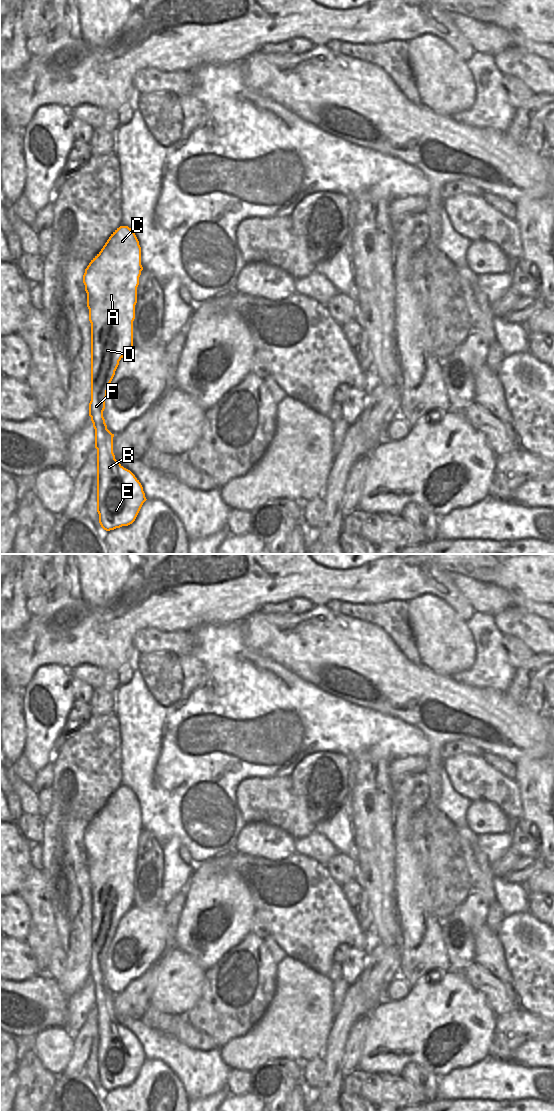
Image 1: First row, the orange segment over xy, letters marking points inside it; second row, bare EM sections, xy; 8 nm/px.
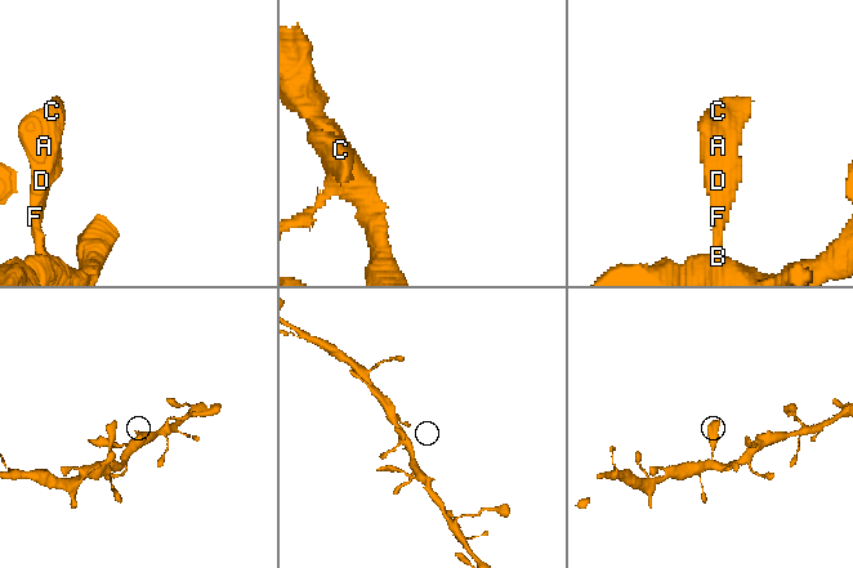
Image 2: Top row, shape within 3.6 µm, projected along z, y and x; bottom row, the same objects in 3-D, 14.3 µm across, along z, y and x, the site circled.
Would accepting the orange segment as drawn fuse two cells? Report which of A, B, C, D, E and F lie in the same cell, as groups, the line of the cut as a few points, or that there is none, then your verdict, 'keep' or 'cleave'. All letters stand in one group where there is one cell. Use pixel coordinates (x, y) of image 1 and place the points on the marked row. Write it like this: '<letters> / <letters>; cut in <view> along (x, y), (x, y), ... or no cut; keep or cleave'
A B C D E F; no cut; keep

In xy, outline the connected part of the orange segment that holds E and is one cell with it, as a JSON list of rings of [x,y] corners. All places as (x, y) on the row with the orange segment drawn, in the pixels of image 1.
[[[120,226],[91,260],[83,275],[91,323],[89,416],[95,429],[95,448],[97,449],[97,512],[99,523],[106,531],[132,524],[147,500],[139,480],[115,459],[114,434],[107,429],[103,417],[107,391],[119,361],[133,347],[133,321],[137,303],[137,287],[142,270],[141,247],[138,239],[131,228]]]

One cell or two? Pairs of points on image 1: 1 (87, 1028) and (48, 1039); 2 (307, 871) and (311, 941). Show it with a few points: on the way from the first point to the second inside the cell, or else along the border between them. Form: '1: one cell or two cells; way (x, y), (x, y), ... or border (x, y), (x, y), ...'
1: two cells; border (73, 1040), (73, 1050), (66, 1063)
2: one cell; way (309, 888), (309, 924)

